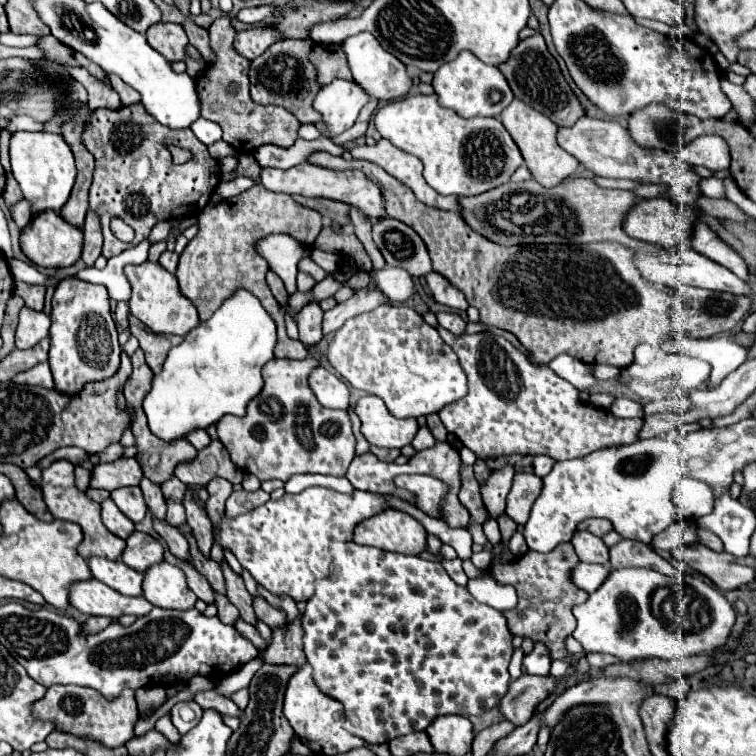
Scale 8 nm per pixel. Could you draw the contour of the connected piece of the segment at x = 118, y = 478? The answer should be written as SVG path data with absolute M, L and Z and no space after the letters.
M119 458L109 464L97 464L91 470L91 488L105 488L105 490L115 490L121 486L139 486L143 478L143 472L139 472L139 462L135 458Z

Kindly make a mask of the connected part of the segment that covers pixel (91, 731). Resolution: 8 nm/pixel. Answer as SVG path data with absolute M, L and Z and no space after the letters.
M49 686L47 694L37 700L31 706L31 714L37 720L49 720L55 724L55 730L59 732L67 732L79 738L91 738L95 742L101 742L105 748L119 748L125 746L133 736L135 736L135 722L139 720L139 710L137 710L137 702L133 696L133 690L125 690L119 698L107 702L107 698L103 698L99 692L91 690L91 688L83 688L83 686Z

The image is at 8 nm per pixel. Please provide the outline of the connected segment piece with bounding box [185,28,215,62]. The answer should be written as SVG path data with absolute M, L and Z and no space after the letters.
M185 28L185 34L187 34L189 42L203 54L205 62L213 62L215 54L213 54L213 50L209 48L209 36L207 36L207 30L205 30L205 28Z

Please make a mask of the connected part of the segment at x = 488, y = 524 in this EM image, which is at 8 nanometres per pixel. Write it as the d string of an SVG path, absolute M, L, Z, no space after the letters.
M487 518L485 524L483 524L483 530L485 530L485 536L489 538L491 544L497 544L501 540L501 534L499 534L499 526L497 526L497 520L495 518Z

